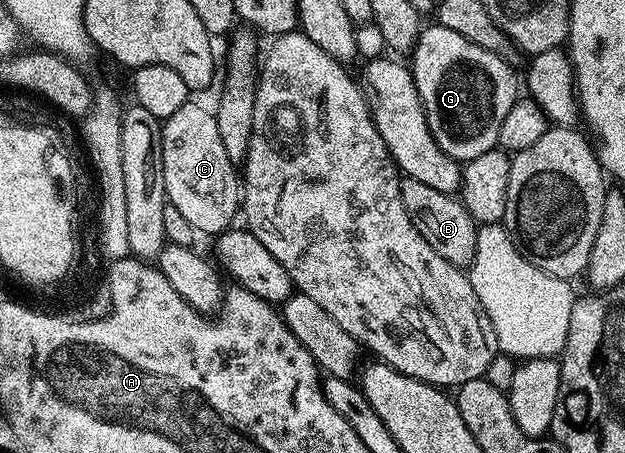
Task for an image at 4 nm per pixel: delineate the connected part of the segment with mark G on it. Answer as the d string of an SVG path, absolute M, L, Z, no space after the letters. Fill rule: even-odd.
M437 23L427 24L418 34L418 41L412 50L413 57L416 91L428 119L428 131L432 131L432 139L436 139L440 151L447 153L454 161L465 163L495 148L504 118L508 116L508 111L512 111L512 103L520 96L519 78L518 81L514 78L515 70L508 62L492 51L484 51L484 47L476 47L476 43L464 39L464 35L456 35L456 31L448 31L448 27Z

